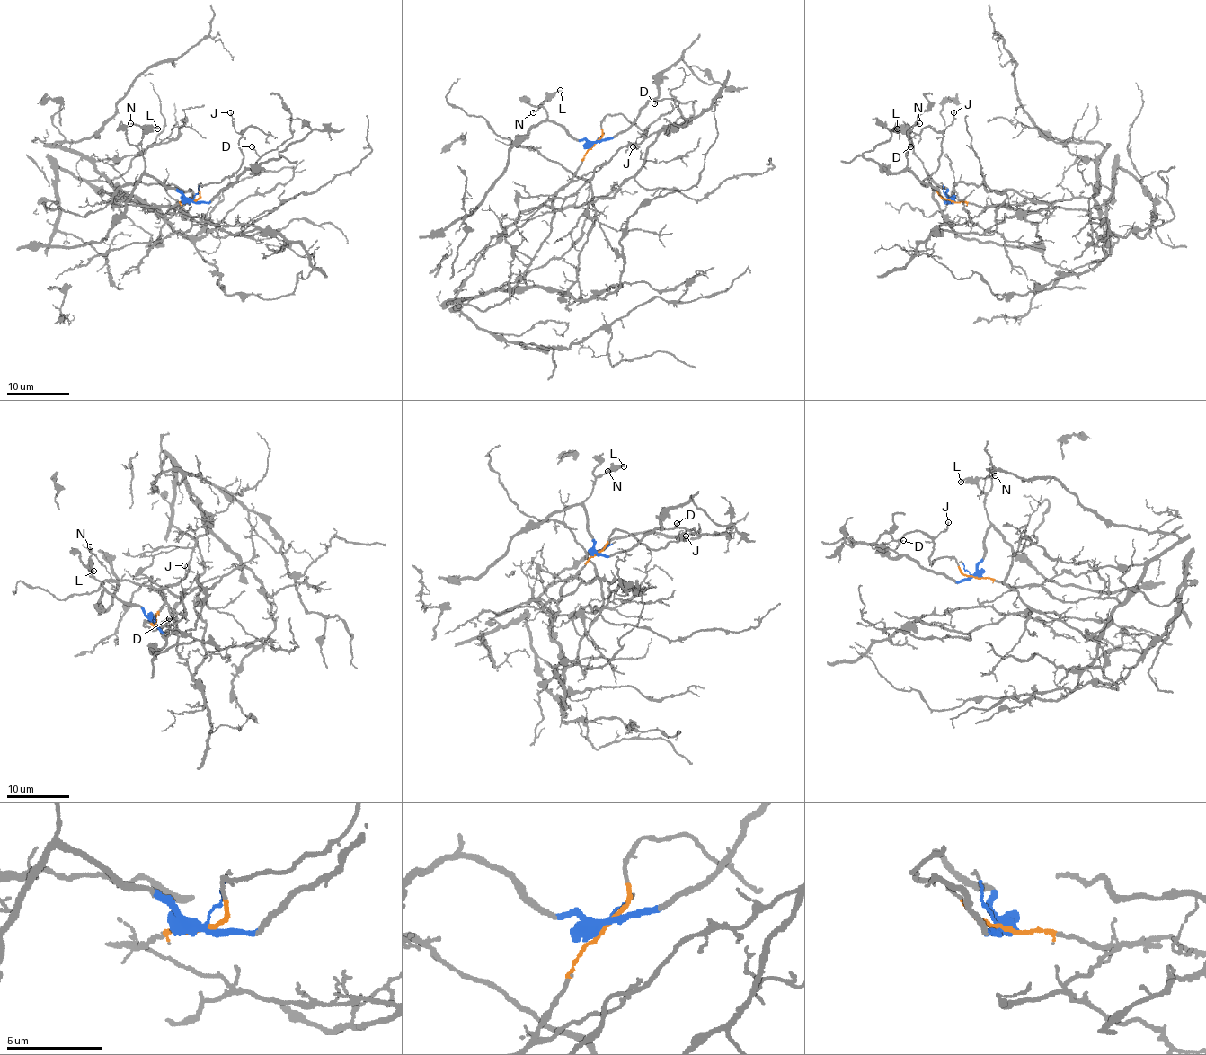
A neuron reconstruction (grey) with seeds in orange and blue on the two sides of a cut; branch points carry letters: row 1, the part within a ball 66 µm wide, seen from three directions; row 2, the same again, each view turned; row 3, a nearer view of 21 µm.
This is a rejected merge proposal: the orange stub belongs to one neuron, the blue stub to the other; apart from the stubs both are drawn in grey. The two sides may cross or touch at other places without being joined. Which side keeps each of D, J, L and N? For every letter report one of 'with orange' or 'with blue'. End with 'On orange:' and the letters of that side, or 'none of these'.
D: with blue
J: with orange
L: with blue
N: with blue
On orange: J

